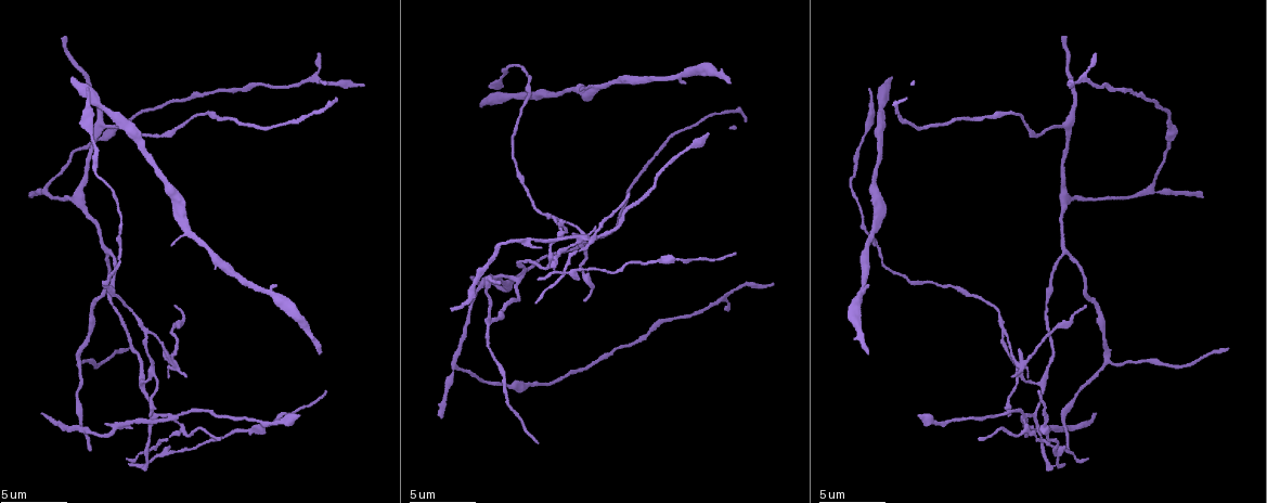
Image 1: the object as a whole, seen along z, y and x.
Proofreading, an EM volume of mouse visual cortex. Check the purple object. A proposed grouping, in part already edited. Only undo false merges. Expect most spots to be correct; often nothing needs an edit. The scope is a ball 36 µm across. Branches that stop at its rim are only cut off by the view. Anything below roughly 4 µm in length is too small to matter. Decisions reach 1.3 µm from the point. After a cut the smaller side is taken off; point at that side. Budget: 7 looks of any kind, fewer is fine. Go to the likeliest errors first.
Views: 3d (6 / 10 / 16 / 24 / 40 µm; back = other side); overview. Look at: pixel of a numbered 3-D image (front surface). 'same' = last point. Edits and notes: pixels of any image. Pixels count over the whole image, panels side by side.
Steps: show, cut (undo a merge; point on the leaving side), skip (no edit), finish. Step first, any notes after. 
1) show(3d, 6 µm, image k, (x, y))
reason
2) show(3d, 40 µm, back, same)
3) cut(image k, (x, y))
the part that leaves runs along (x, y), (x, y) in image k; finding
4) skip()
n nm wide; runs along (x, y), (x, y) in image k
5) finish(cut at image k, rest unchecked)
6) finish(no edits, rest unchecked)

show(3d, 10 µm, image 1, (576, 235))
four or more arms meet

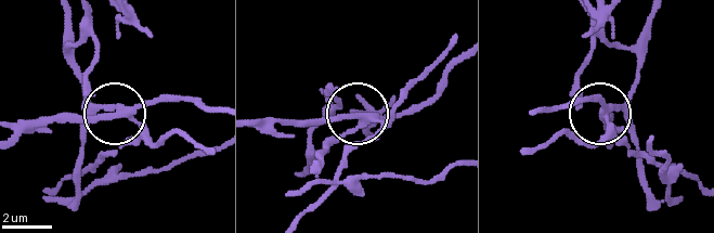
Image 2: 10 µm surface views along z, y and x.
cut(image 2, (147, 141))
250 nm wide; the part that leaves runs along (122, 112), (31, 118), (13, 130) in image 2; a second neuron is stuck on

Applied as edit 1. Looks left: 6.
show(overview)

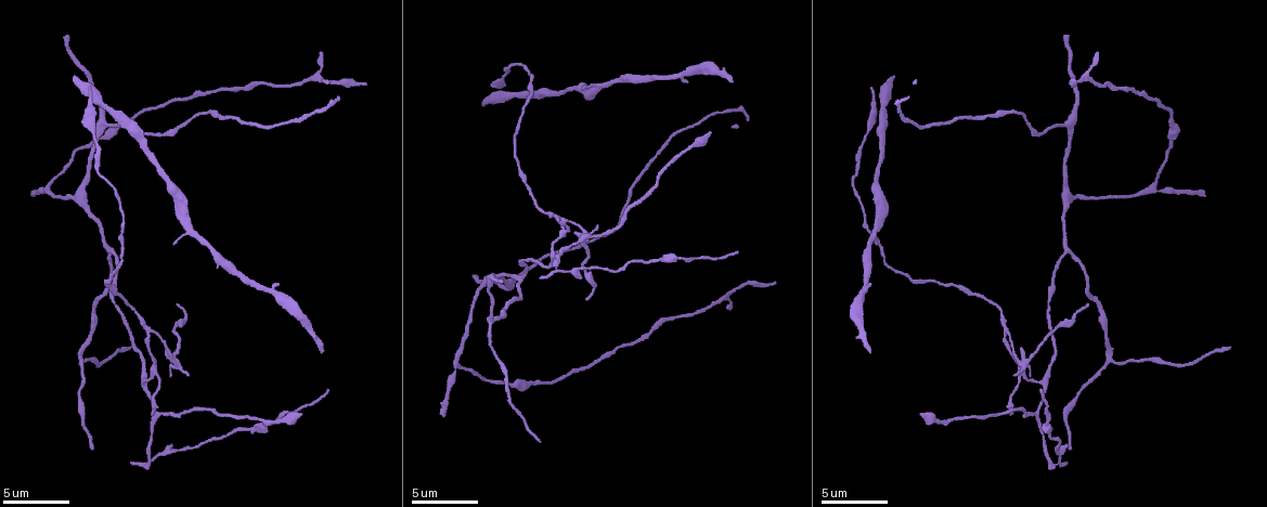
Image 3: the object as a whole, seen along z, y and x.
show(3d, 10 µm, image 3, (147, 327))
three arms meet

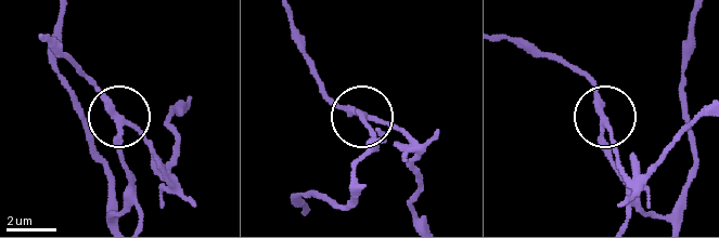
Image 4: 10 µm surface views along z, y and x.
cut(image 4, (151, 149))
210 nm wide; the part that leaves runs along (118, 143), (118, 120), (106, 95), (46, 35) in image 4; two neurons meet here

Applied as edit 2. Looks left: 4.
show(3d, 10 µm, image 3, (518, 278))
three-way junction

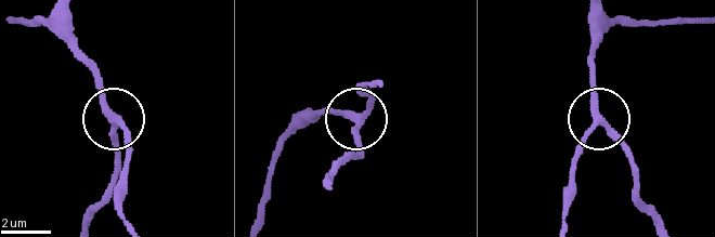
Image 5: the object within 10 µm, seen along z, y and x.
show(3d, 10 µm, back, image 5, (355, 119))
from behind

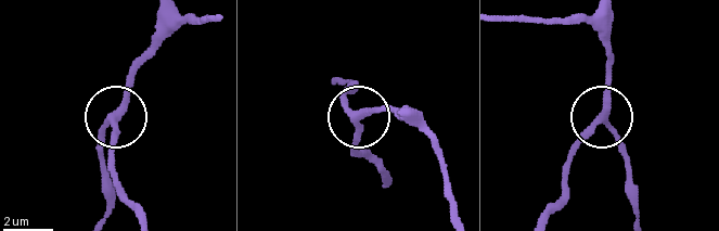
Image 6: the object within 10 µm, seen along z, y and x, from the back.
skip()
3 arms; one neuron here

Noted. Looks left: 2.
show(3d, 10 µm, image 3, (1072, 197))
three-way junction

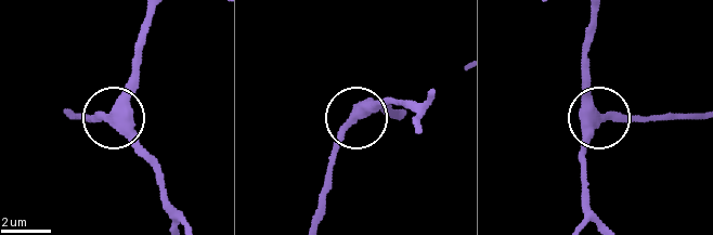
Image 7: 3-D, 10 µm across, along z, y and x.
skip()
side arm 34 µm; runs along (581, 219), (587, 139), (597, 119), (587, 48) in image 7; one neuron here

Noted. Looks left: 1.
finish(cut at image 2, cut at image 4, rest unchecked)

